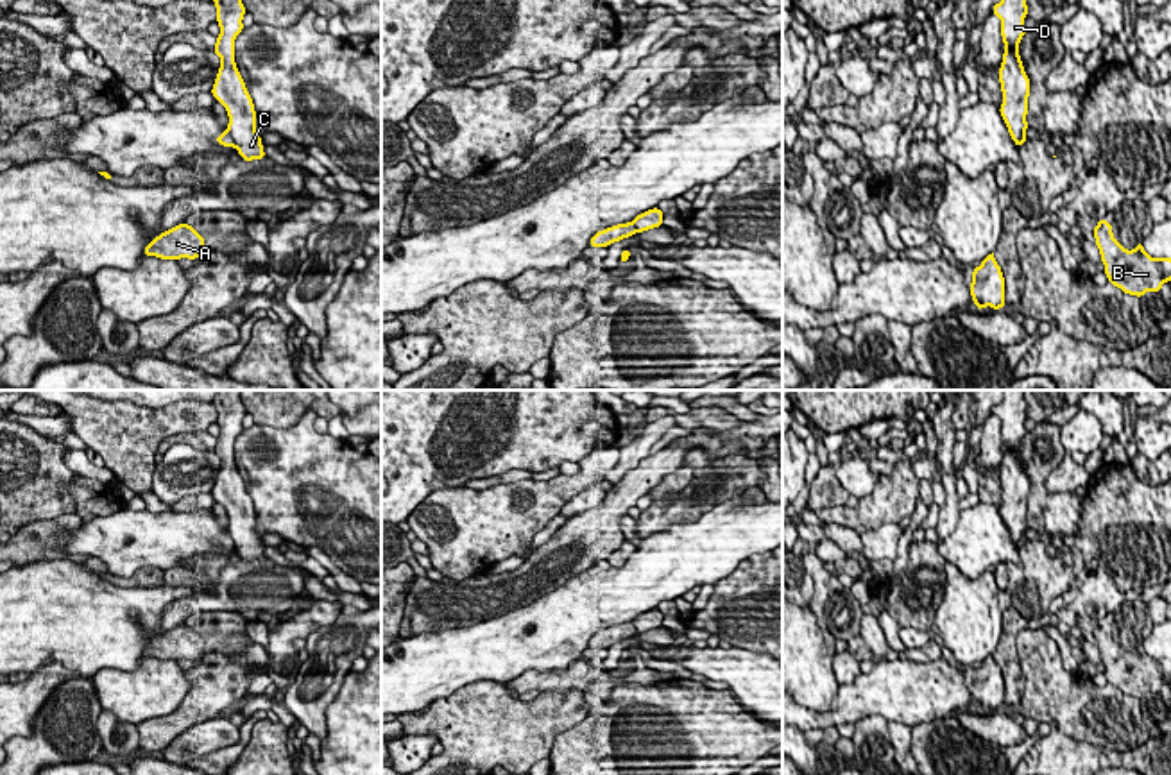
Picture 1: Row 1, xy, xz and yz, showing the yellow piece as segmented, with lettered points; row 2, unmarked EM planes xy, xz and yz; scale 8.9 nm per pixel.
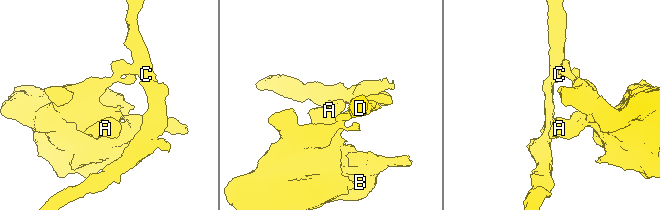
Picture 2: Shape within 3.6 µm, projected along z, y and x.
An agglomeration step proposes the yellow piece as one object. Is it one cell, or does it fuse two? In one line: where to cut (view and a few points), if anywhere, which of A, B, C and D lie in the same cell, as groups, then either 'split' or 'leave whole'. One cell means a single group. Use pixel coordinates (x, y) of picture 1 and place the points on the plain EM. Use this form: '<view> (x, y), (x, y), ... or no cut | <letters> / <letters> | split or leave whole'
xy (228, 530), (235, 546) | A B / C D | split

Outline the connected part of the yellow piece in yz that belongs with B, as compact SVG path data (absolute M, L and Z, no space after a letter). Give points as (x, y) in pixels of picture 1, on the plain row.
M1098 619L1092 634L1107 680L1123 694L1142 698L1146 693L1160 693L1171 682L1171 659L1151 659L1142 643L1133 652L1124 650L1114 641L1112 625L1105 619Z

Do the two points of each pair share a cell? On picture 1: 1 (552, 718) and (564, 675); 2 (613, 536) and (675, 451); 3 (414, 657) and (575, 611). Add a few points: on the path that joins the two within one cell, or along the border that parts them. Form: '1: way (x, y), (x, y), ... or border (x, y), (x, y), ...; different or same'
1: border (581, 689), (547, 689), (539, 693); different
2: way (613, 514), (613, 509), (654, 468); same
3: way (453, 657), (504, 648), (521, 639), (536, 638); same

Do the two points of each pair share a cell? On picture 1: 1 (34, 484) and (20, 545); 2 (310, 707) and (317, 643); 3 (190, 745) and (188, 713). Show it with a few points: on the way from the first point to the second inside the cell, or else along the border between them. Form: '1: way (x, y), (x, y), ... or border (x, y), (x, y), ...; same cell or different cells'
1: border (67, 512), (56, 518), (34, 519), (18, 530); different cells
2: way (317, 691), (335, 673), (330, 668), (330, 659); same cell
3: border (217, 715), (187, 727), (163, 749); different cells

